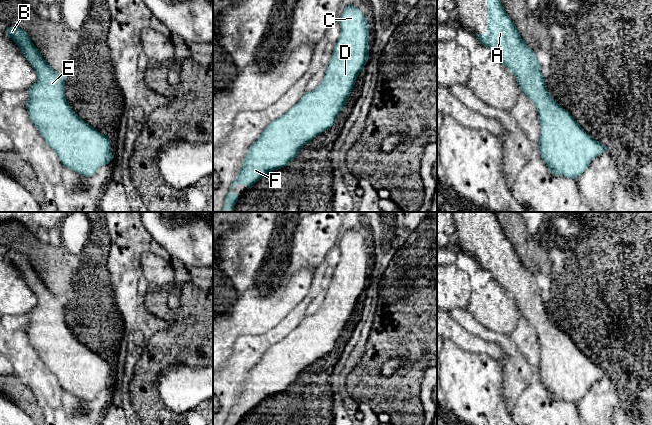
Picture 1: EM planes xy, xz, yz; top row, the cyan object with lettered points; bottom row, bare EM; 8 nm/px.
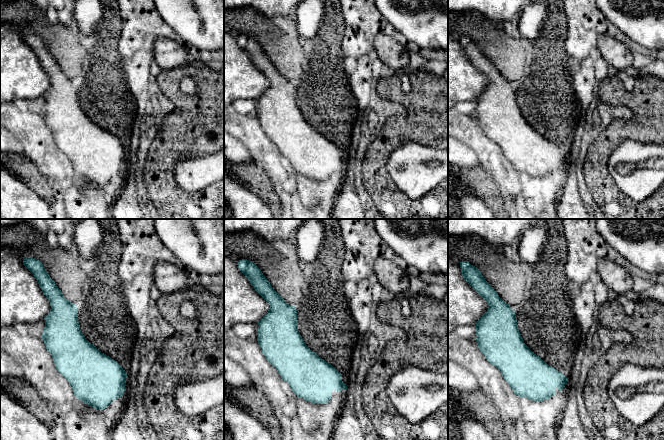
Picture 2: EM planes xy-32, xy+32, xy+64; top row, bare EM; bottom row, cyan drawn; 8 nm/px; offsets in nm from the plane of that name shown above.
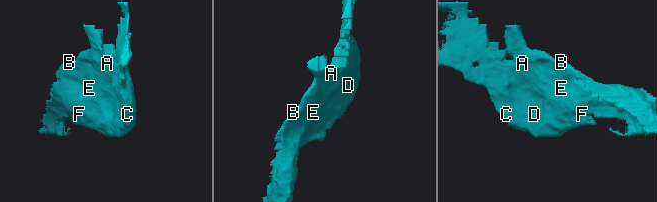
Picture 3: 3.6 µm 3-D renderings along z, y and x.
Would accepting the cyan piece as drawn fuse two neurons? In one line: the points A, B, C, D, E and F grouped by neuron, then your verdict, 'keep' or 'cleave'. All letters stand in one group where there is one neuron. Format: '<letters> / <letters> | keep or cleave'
A B C D E F | keep

